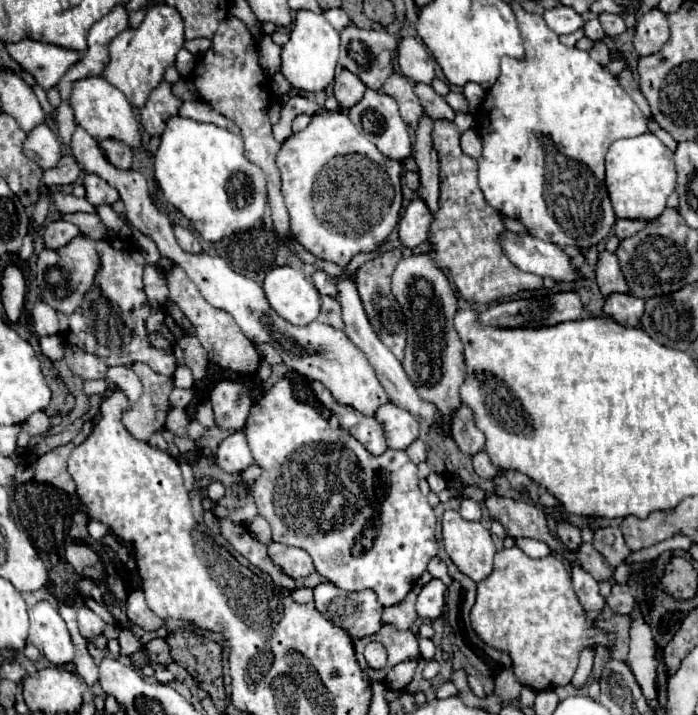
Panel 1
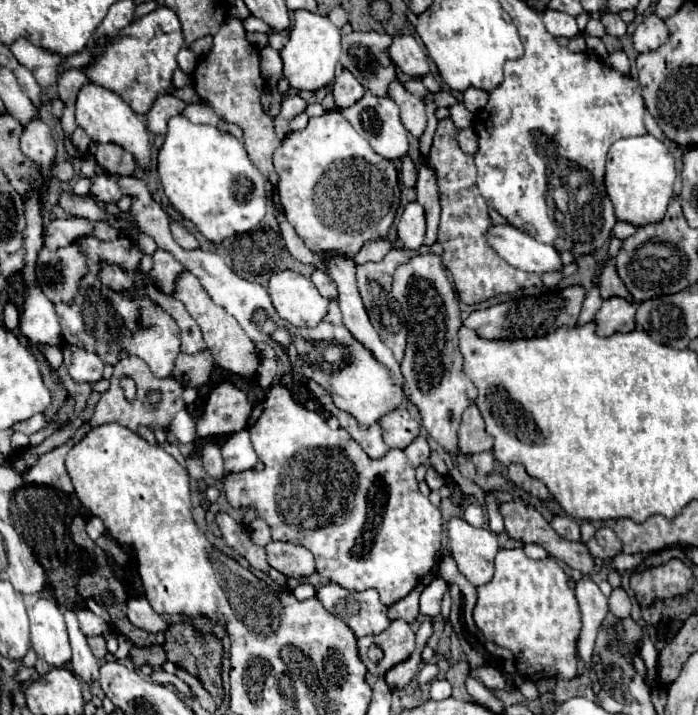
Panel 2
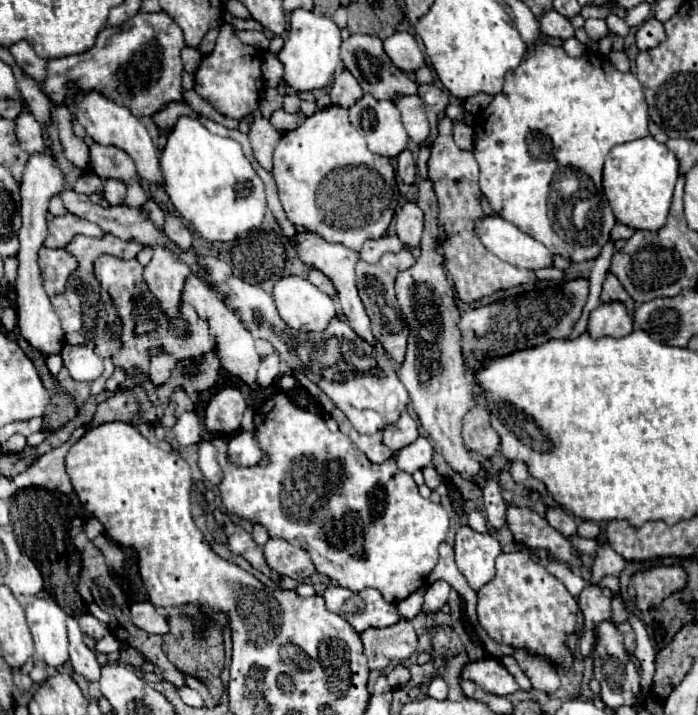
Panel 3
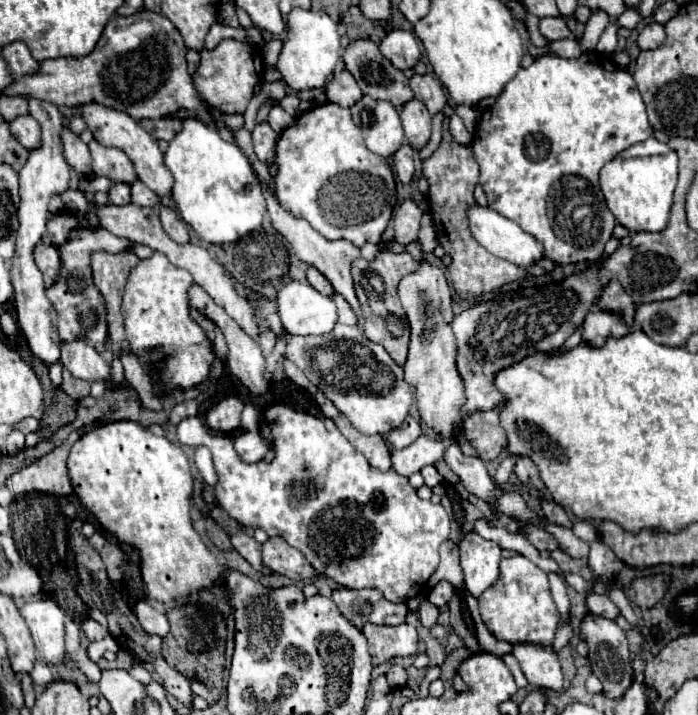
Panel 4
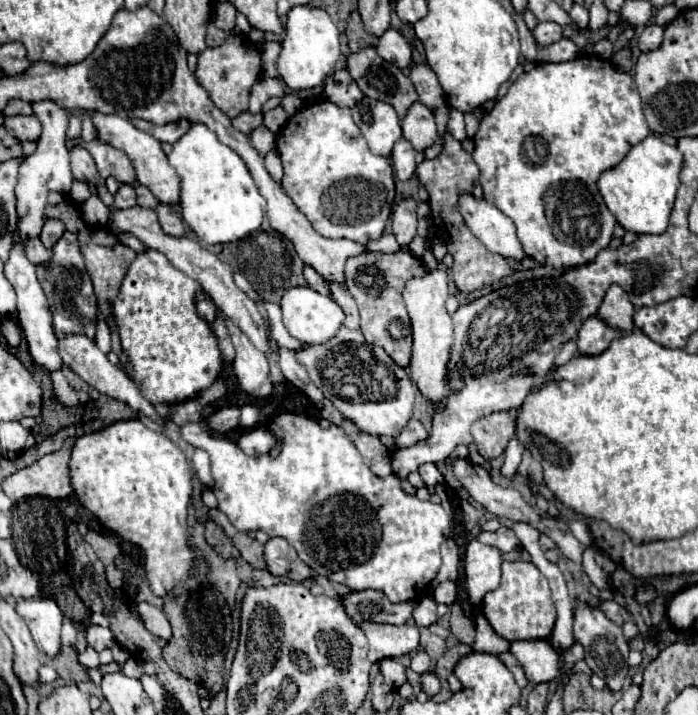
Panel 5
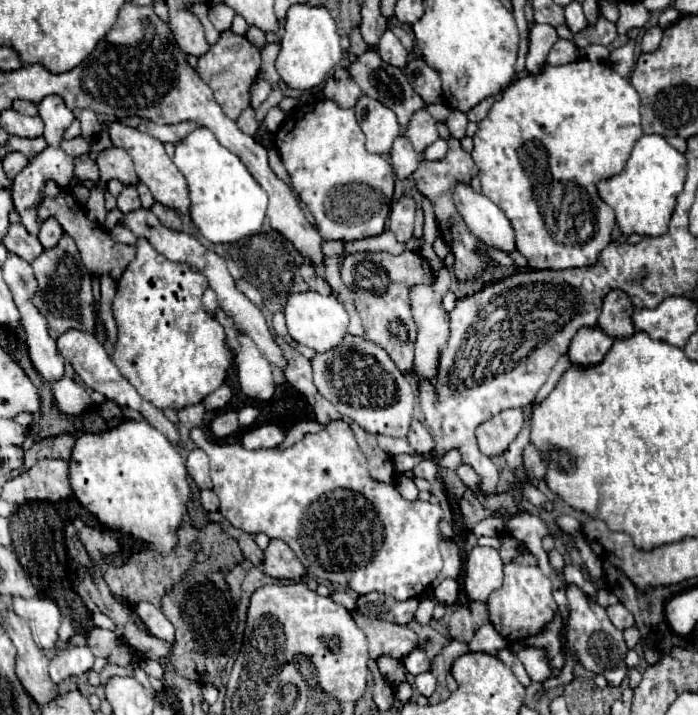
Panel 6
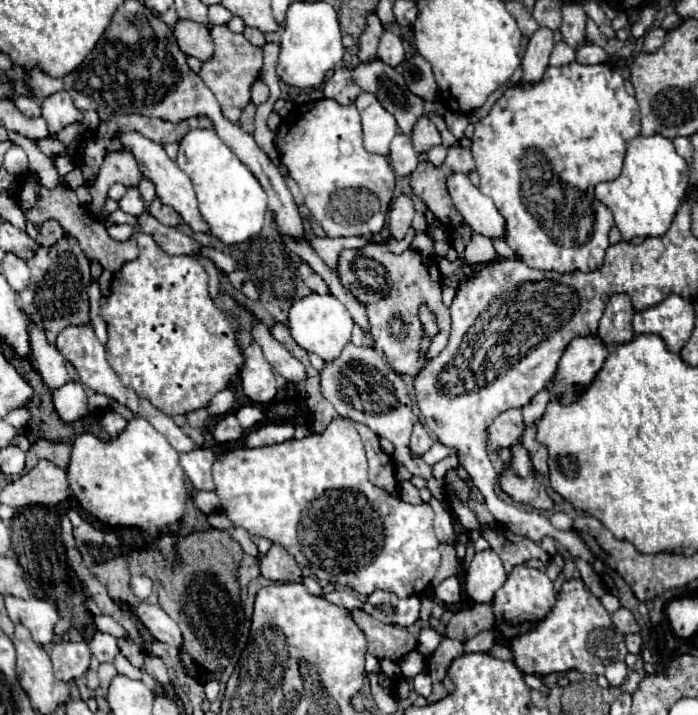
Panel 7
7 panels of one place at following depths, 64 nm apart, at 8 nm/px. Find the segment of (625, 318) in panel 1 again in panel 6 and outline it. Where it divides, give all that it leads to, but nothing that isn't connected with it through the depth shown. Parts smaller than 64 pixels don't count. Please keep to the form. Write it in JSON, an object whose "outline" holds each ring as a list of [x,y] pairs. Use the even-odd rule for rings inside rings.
{"outline":[[[578,330],[568,348],[568,362],[578,368],[590,368],[604,360],[608,350],[612,348],[612,338],[602,330]]]}

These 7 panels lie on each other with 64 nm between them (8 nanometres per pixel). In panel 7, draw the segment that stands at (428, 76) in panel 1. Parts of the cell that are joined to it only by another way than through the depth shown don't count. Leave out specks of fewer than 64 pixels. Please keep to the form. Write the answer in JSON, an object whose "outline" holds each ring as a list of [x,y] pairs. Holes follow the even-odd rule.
{"outline":[[[384,30],[384,34],[380,36],[380,44],[378,44],[378,58],[388,66],[400,64],[404,60],[402,38],[392,34],[390,30]]]}

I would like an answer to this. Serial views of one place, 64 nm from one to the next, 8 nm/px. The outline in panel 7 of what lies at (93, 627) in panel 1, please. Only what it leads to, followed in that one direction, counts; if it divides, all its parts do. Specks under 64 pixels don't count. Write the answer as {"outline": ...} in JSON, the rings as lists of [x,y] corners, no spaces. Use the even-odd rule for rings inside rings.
{"outline":[[[96,632],[96,636],[90,642],[90,652],[100,660],[100,662],[114,662],[114,656],[118,654],[116,638],[110,634]]]}

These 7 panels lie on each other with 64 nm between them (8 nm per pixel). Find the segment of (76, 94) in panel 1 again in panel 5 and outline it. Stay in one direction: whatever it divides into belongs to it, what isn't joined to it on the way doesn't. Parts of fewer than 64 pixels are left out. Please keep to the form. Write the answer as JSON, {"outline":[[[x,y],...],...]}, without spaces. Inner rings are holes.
{"outline":[[[92,112],[92,122],[98,130],[98,138],[104,142],[104,144],[110,144],[114,148],[122,148],[128,158],[132,160],[134,164],[134,170],[136,170],[136,178],[140,184],[148,186],[150,192],[164,204],[180,204],[180,176],[176,174],[176,170],[168,164],[168,158],[162,150],[162,144],[150,136],[148,132],[142,132],[138,128],[134,128],[130,124],[130,120],[126,118],[120,118],[116,114],[98,114],[98,112]]]}

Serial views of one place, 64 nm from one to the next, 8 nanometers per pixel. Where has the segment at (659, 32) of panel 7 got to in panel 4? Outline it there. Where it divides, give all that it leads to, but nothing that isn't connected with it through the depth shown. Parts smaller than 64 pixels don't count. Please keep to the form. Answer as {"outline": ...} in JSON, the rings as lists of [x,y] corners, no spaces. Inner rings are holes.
{"outline":[[[648,22],[644,30],[638,34],[638,46],[640,50],[652,50],[658,48],[664,42],[664,38],[666,38],[664,26],[658,22]]]}

